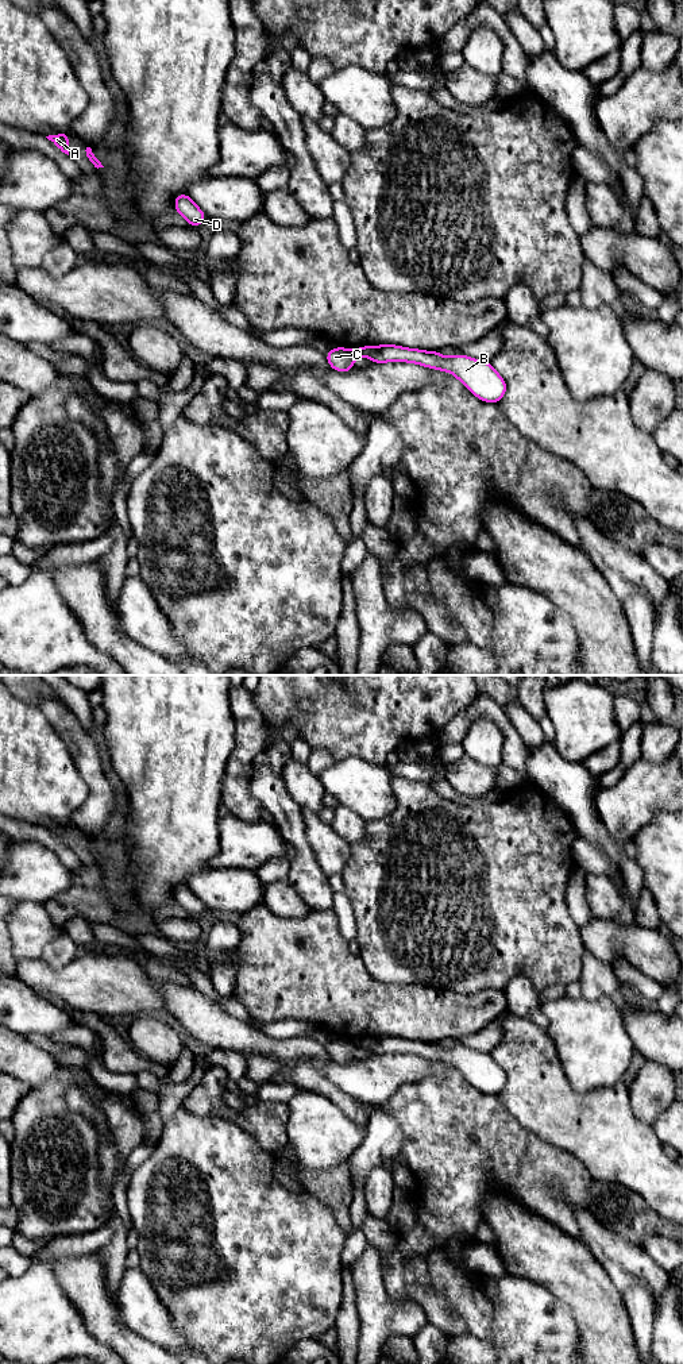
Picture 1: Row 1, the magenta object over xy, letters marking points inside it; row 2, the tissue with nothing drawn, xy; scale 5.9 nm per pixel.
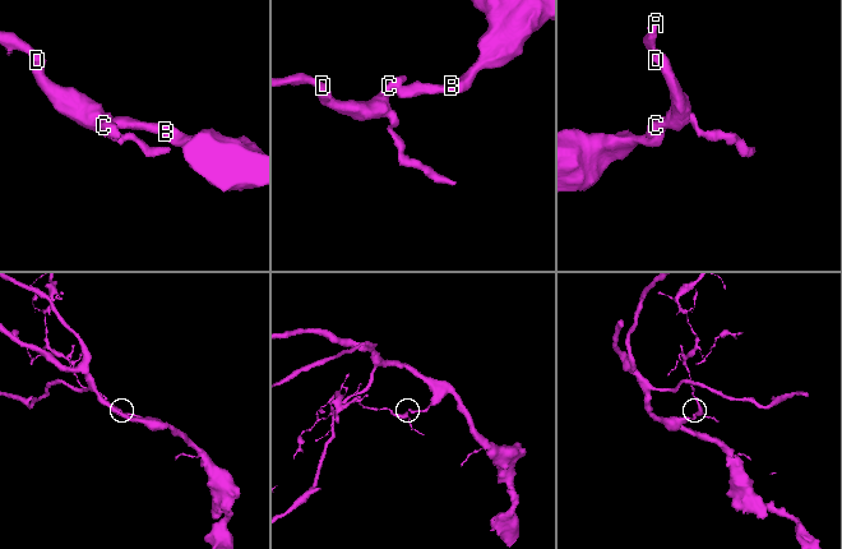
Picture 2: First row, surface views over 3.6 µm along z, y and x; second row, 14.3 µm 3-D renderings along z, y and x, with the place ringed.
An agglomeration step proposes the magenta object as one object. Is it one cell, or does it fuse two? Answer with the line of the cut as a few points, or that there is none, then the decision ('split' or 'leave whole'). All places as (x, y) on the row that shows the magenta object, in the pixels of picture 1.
cut xy (352, 350), (358, 355); split

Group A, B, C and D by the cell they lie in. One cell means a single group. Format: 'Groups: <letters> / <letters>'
Groups: A C D / B

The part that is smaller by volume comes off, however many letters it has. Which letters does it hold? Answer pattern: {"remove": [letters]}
{"remove": ["A", "C", "D"]}

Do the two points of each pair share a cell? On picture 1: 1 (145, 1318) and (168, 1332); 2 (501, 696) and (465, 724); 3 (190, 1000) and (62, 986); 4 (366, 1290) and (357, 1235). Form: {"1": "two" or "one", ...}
{"1": "one", "2": "two", "3": "two", "4": "two"}

